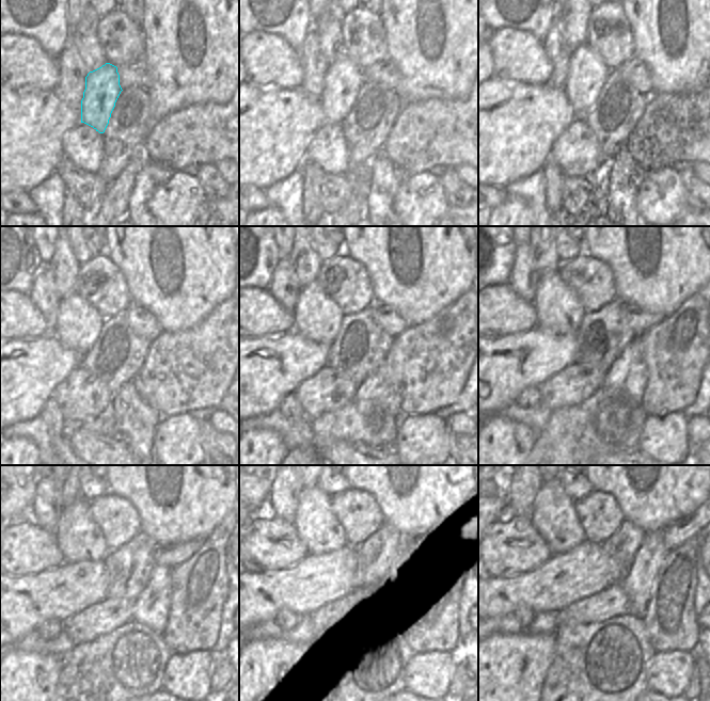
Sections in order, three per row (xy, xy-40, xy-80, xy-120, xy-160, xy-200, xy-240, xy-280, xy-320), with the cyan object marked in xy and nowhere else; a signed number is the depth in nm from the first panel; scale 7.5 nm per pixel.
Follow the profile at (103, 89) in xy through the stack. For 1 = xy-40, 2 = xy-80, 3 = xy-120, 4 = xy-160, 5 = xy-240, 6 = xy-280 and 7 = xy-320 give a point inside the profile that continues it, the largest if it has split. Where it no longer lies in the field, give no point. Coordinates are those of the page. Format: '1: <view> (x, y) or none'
1: xy-40 (344, 79)
2: xy-80 (586, 74)
3: xy-120 (78, 323)
4: xy-160 (317, 317)
5: xy-240 (79, 538)
6: xy-280 (317, 526)
7: xy-320 (553, 514)

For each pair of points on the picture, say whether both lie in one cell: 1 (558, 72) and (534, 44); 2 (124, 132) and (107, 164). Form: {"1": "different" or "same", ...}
{"1": "same", "2": "same"}

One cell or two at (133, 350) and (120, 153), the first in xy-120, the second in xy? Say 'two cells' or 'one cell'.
one cell

